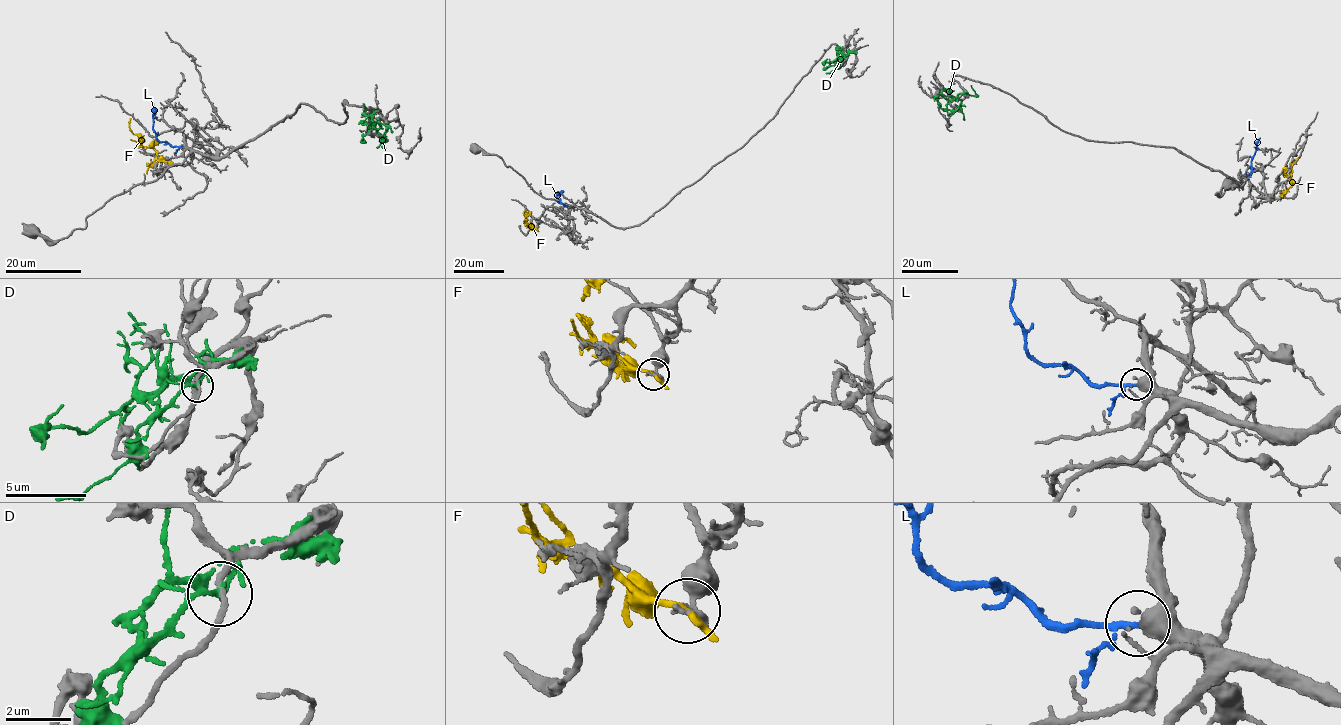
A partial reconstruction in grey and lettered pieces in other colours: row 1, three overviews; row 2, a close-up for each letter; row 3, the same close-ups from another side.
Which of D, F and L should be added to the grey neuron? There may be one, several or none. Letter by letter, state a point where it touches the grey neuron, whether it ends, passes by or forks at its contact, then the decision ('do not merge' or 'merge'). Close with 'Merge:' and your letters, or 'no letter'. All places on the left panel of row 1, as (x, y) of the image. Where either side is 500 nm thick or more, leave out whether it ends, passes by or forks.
D: meets grey at (385, 139); it forks there; do not merge
F: meets grey at (168, 162); it passes by; do not merge
L: meets grey at (182, 146); it passes by; merge
Merge: L

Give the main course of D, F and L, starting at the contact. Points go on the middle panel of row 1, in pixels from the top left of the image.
D: (847, 56), (841, 60), (837, 58), (835, 64), (826, 68), (831, 62)
F: (536, 229), (528, 227), (524, 214)
L: (567, 206), (556, 195), (562, 192)

